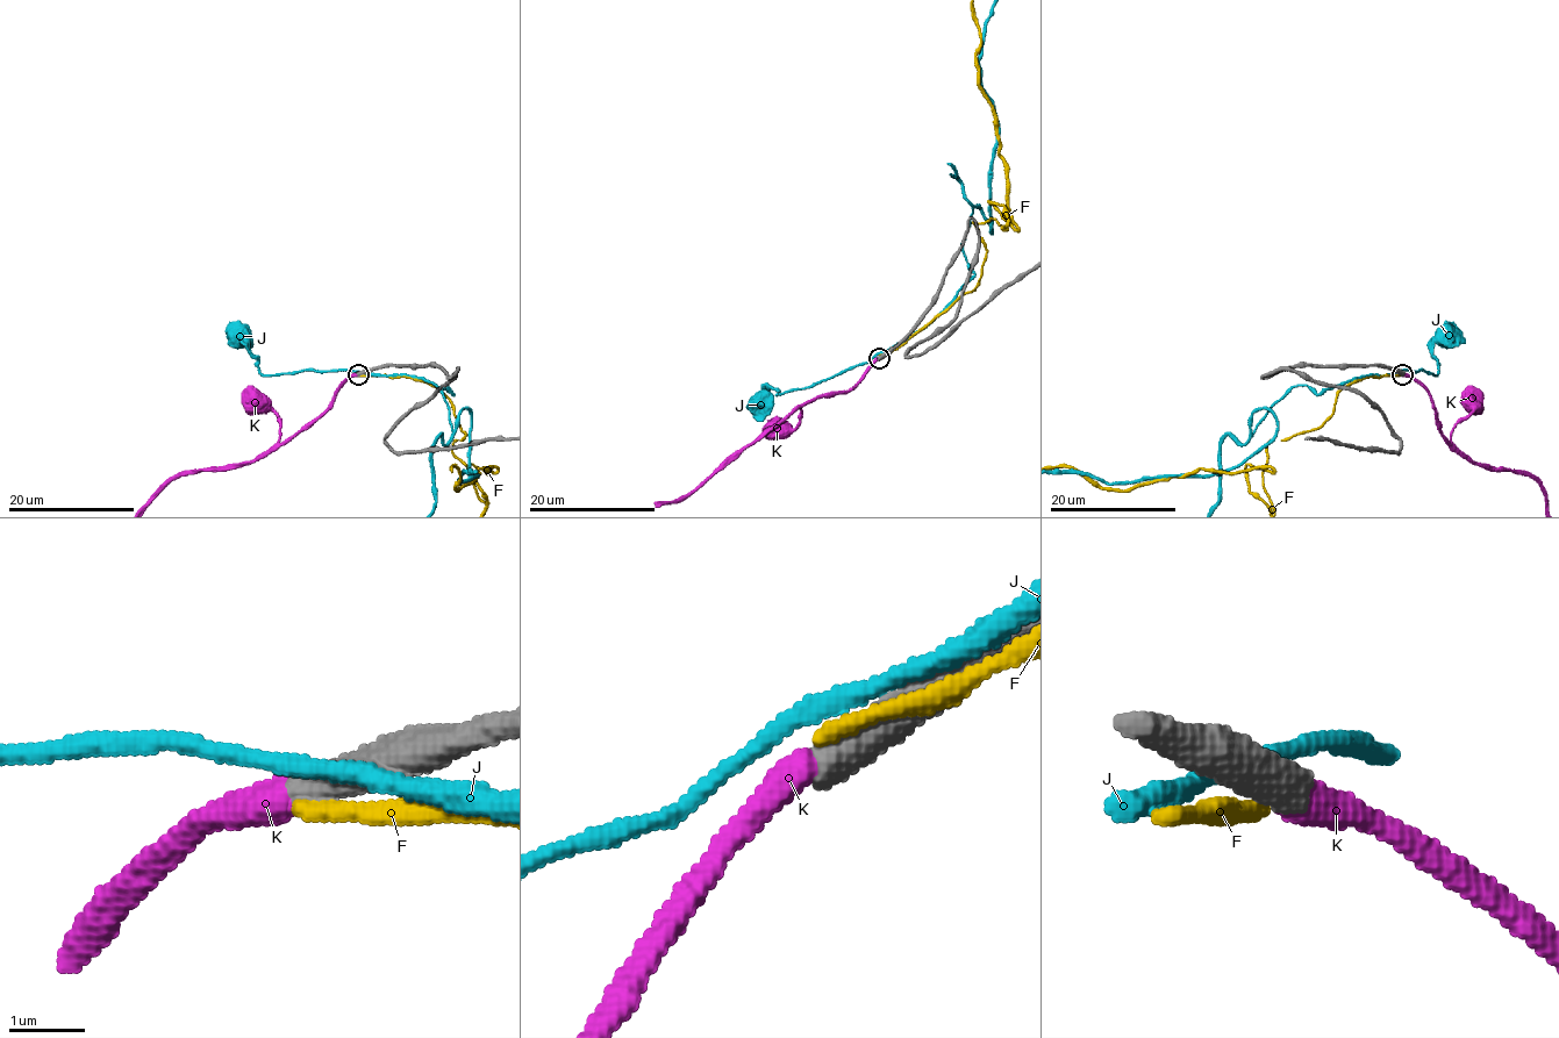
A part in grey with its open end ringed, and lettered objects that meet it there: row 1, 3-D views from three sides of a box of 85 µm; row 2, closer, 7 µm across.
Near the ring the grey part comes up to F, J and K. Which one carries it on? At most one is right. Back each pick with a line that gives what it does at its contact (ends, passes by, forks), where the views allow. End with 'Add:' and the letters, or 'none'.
K: It ends there
Add: K

